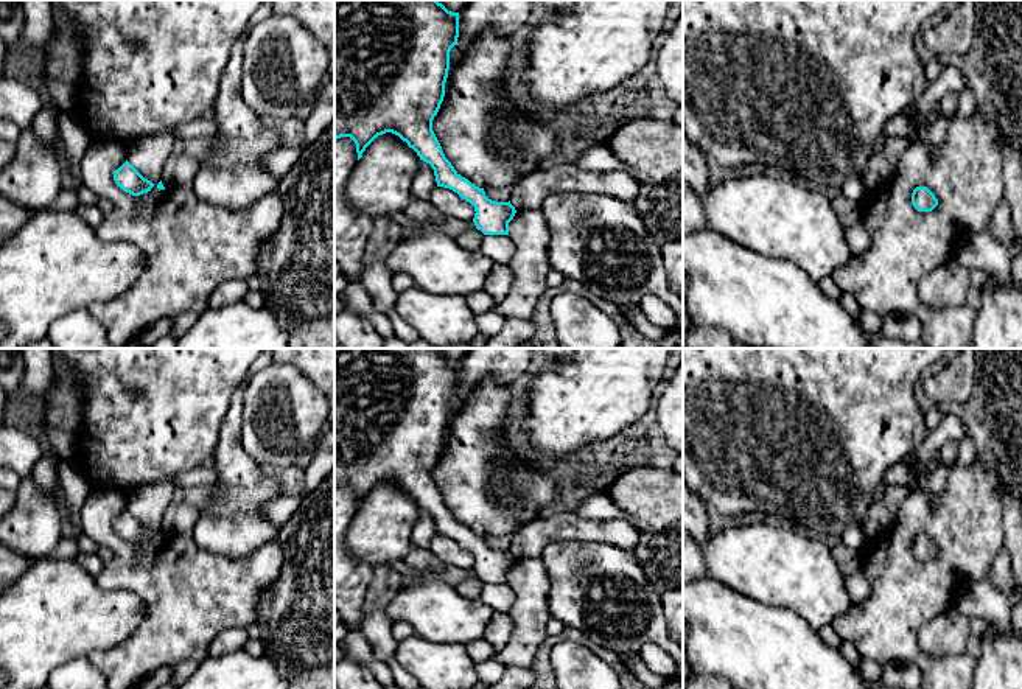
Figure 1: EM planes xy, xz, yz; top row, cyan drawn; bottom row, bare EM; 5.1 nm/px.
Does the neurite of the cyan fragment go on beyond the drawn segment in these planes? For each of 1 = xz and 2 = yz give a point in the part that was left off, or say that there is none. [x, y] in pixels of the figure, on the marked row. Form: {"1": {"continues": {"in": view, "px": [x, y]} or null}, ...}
{"1": {"continues": null}, "2": {"continues": null}}

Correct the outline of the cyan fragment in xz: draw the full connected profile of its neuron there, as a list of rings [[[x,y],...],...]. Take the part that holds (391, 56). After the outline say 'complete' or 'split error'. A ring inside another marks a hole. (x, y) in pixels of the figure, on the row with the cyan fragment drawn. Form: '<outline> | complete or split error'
[[[334,0],[334,140],[350,137],[356,145],[358,160],[366,148],[386,132],[398,135],[420,160],[434,170],[437,187],[450,188],[474,207],[473,222],[484,235],[509,235],[509,222],[516,210],[509,202],[495,202],[484,188],[462,177],[445,157],[432,131],[445,96],[450,70],[450,51],[459,37],[459,12],[448,11],[437,0]]] | complete

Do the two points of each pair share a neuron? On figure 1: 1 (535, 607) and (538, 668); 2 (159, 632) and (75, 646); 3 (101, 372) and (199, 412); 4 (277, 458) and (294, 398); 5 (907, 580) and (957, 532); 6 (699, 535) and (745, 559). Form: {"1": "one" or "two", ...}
{"1": "two", "2": "two", "3": "one", "4": "one", "5": "one", "6": "two"}

